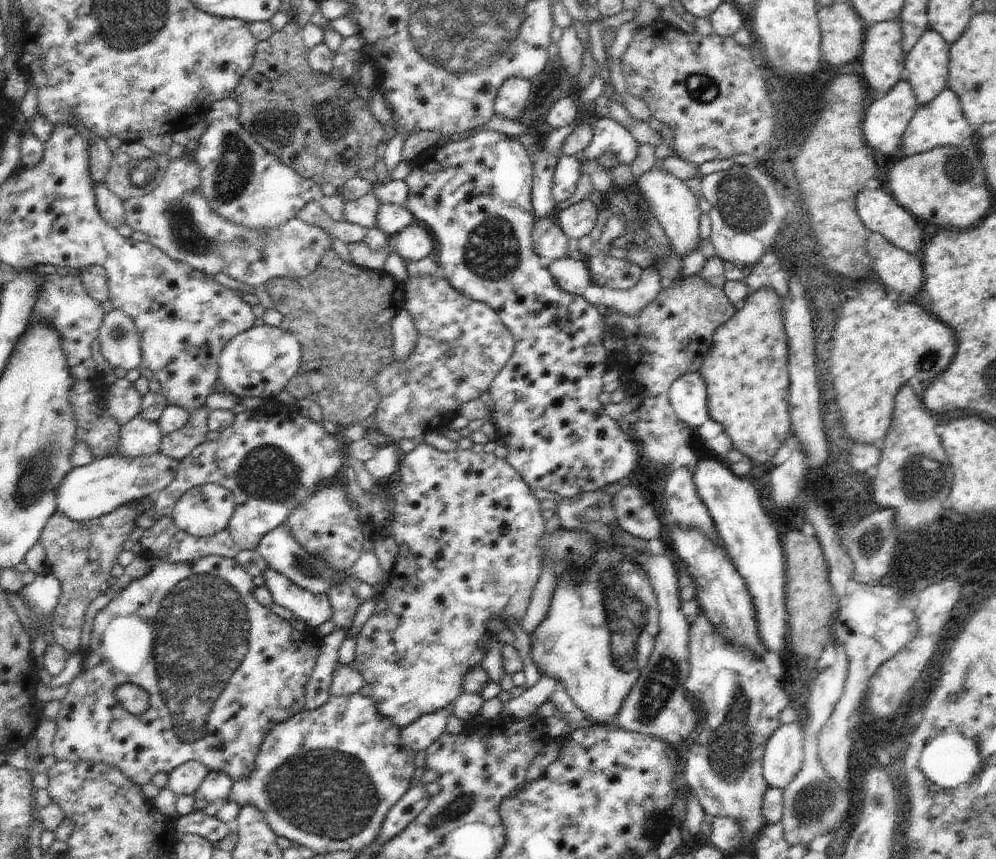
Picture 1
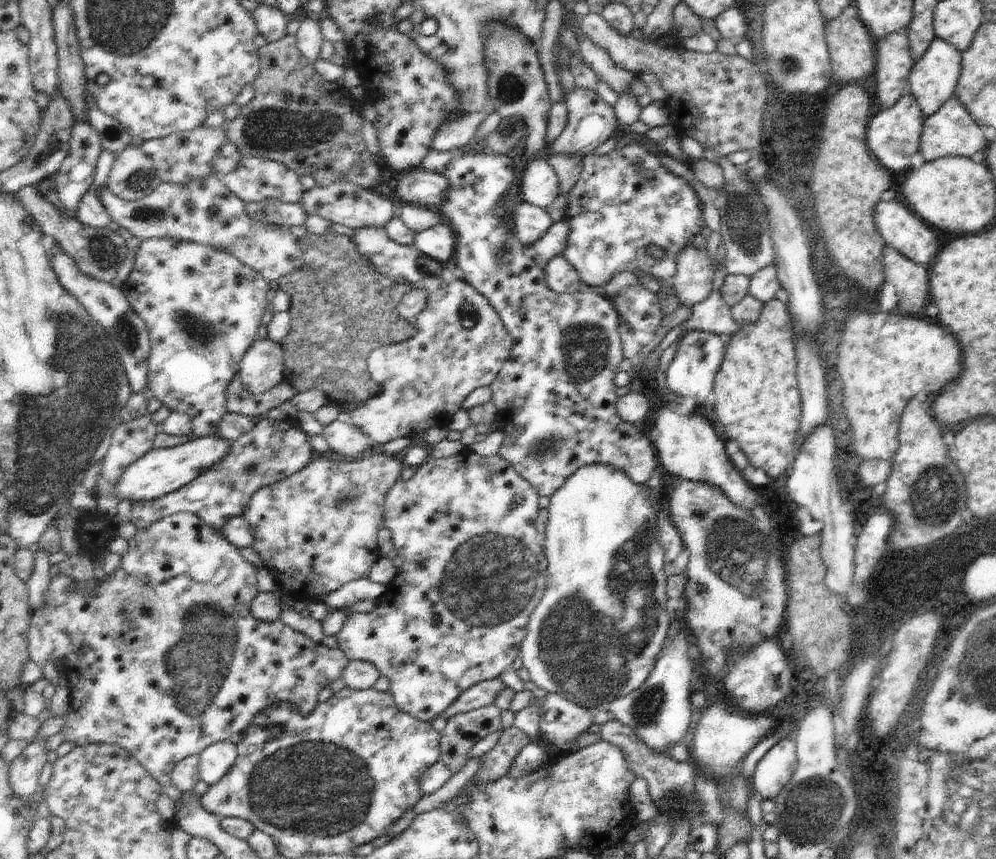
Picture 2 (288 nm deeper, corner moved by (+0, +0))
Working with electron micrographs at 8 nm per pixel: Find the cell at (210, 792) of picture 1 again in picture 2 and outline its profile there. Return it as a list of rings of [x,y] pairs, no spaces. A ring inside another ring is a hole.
[[[217,742],[205,748],[205,752],[199,754],[199,780],[207,786],[213,786],[221,782],[221,778],[233,768],[233,762],[237,758],[237,746],[231,742]]]

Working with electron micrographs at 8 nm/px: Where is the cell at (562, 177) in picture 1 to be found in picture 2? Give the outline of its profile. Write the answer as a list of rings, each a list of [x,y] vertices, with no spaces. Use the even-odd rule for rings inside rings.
[[[545,156],[529,160],[521,178],[521,198],[527,204],[547,210],[559,196],[559,176]]]

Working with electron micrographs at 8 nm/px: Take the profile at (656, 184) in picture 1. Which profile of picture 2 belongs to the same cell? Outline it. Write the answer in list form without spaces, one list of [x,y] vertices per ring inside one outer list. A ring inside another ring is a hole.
[[[693,242],[685,244],[675,256],[673,292],[677,294],[679,306],[697,306],[713,290],[713,274],[717,262],[707,256],[707,250],[697,250]]]

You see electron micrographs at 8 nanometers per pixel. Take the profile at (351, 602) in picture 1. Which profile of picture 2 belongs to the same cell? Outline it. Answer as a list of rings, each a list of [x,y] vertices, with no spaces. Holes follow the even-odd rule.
[[[467,448],[455,456],[449,456],[449,458],[439,458],[439,460],[429,458],[415,470],[415,474],[407,482],[395,480],[389,486],[387,494],[383,496],[381,528],[389,532],[389,542],[393,544],[393,550],[397,552],[397,556],[403,558],[403,564],[397,568],[391,582],[385,584],[385,590],[383,590],[381,598],[377,598],[377,602],[373,604],[373,610],[355,612],[343,620],[343,624],[337,632],[337,640],[339,640],[341,654],[349,662],[369,662],[369,664],[373,664],[373,668],[379,672],[381,678],[389,680],[387,692],[391,696],[393,706],[399,712],[409,714],[421,722],[435,720],[463,690],[467,690],[475,684],[487,682],[487,680],[495,680],[503,670],[511,668],[513,660],[519,656],[519,646],[521,646],[521,640],[527,632],[529,614],[539,604],[543,590],[545,590],[543,586],[545,586],[547,562],[545,562],[543,546],[539,546],[539,542],[537,542],[537,530],[535,530],[535,520],[539,514],[537,500],[539,500],[537,492],[515,474],[513,466],[507,460],[503,460],[499,456],[481,458],[473,452],[469,452]]]

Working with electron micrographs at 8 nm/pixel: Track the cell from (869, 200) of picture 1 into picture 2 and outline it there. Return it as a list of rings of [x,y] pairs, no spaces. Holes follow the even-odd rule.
[[[879,200],[875,206],[873,206],[873,224],[875,224],[875,230],[877,234],[881,236],[883,244],[893,248],[895,252],[899,252],[901,256],[909,258],[911,262],[915,264],[927,264],[931,266],[935,254],[939,252],[939,242],[937,238],[933,236],[933,232],[927,228],[927,224],[923,224],[911,210],[909,206],[901,206],[899,202],[895,200],[889,200],[889,202],[883,202]]]

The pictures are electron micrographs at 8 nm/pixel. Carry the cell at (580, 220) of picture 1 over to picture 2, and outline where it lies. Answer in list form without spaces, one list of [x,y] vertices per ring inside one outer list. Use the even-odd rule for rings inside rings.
[[[565,220],[561,222],[555,222],[531,248],[527,248],[527,256],[529,258],[541,258],[543,262],[563,254],[565,250],[565,244],[567,244],[567,238],[569,238],[569,224]]]

